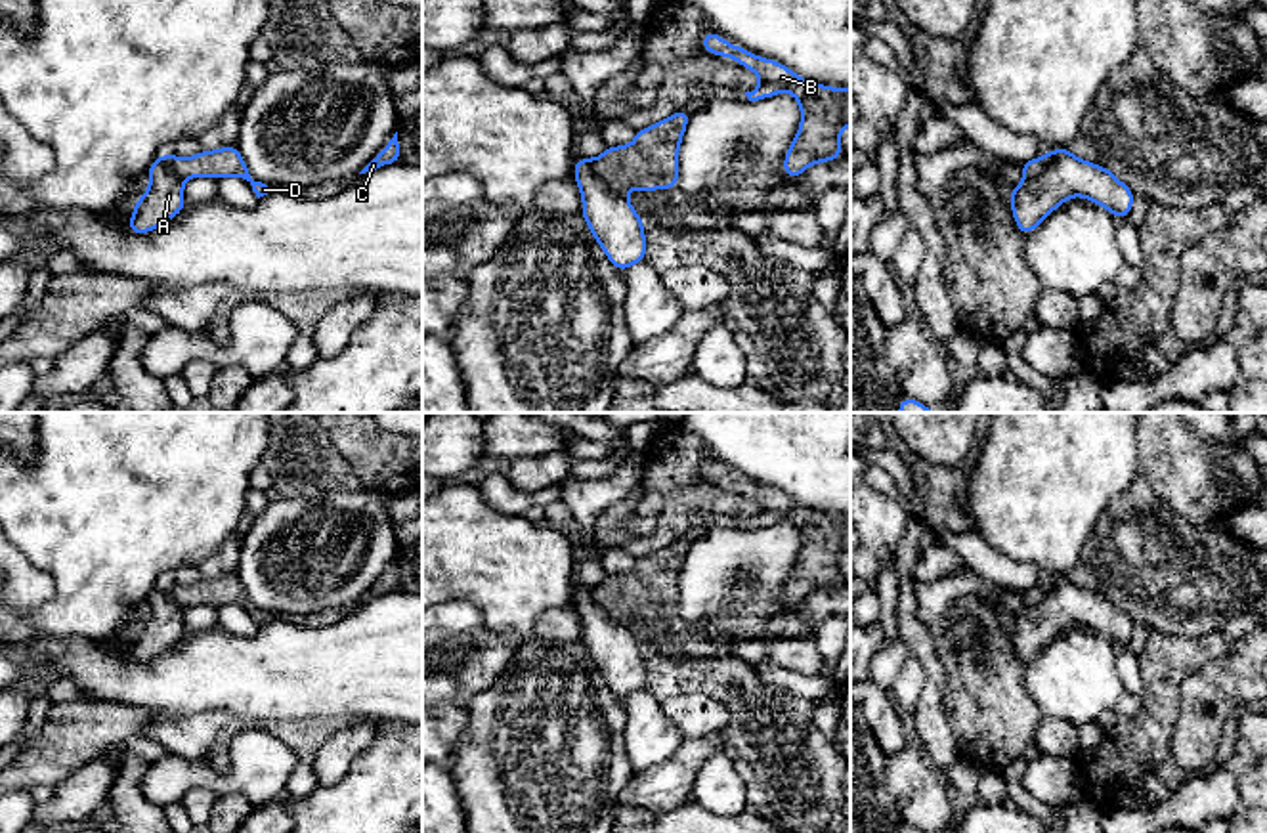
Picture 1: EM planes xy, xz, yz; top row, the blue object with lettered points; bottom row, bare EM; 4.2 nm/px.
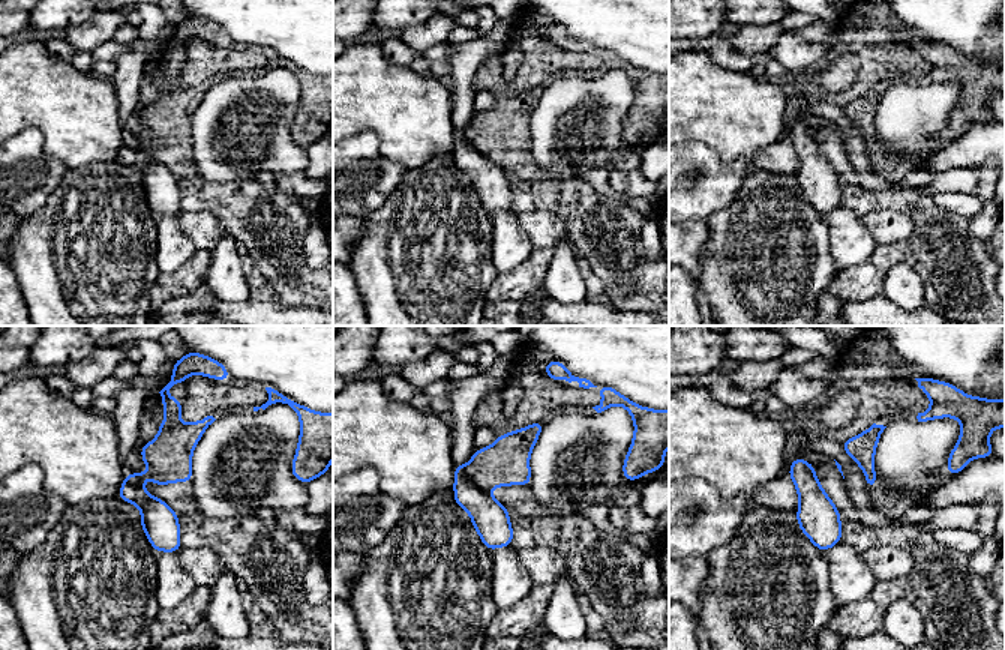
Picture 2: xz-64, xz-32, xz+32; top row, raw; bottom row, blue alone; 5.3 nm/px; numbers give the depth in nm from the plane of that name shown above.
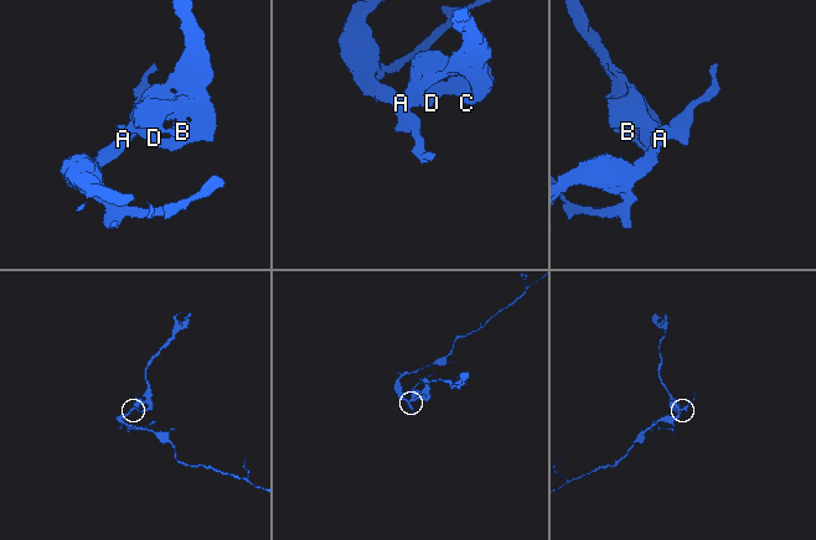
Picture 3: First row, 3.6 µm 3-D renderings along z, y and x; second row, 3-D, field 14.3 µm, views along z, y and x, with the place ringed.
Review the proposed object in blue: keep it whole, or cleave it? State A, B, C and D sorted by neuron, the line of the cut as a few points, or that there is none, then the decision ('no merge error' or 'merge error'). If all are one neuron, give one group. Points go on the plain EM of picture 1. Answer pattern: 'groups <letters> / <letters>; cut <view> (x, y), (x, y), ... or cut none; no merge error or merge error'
groups A / B C D; cut xz (593, 587), (593, 598), (623, 623); merge error

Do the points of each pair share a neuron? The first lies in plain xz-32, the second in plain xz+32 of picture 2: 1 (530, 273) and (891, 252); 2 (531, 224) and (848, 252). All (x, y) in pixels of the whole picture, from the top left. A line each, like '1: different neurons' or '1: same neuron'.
1: same neuron
2: different neurons

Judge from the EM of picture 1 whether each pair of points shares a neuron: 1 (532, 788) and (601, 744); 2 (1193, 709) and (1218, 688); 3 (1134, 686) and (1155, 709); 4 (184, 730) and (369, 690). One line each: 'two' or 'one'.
1: one
2: one
3: two
4: two

